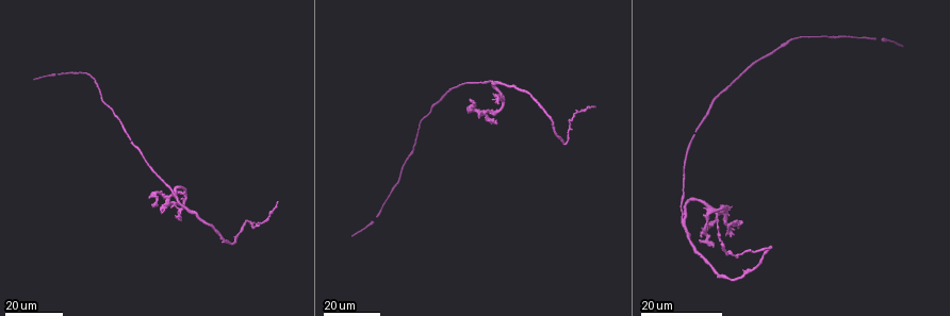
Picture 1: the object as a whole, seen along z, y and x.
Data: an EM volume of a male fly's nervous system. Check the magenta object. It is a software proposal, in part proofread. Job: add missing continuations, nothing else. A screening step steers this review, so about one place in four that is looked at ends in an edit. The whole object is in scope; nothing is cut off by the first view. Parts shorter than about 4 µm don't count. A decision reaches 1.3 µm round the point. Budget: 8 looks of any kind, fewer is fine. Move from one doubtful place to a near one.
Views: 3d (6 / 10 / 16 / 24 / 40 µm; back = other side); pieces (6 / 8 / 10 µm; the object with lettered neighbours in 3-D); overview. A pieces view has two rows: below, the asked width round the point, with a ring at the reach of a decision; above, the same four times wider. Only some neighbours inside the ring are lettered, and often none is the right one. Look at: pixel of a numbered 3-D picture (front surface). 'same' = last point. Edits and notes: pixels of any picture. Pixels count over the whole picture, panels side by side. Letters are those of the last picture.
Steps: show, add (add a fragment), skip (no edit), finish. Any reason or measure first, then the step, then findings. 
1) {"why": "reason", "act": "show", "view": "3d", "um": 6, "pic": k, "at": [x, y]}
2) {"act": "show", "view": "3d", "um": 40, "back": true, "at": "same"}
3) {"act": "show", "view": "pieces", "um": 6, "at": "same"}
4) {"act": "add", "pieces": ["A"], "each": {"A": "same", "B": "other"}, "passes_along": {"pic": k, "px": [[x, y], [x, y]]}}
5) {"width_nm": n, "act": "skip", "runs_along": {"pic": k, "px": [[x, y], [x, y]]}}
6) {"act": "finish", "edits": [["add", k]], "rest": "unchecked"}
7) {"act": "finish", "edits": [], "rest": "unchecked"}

{"why": "an open end", "act": "show", "view": "3d", "um": 24, "pic": 1, "at": [34, 77]}

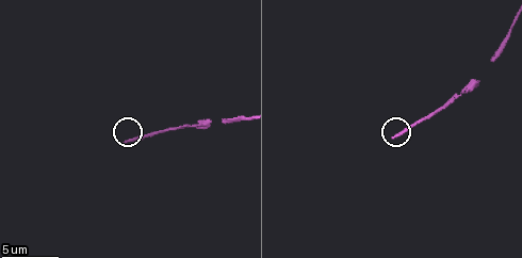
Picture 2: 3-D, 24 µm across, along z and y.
{"act": "show", "view": "pieces", "um": 6, "pic": 2, "at": [125, 143]}

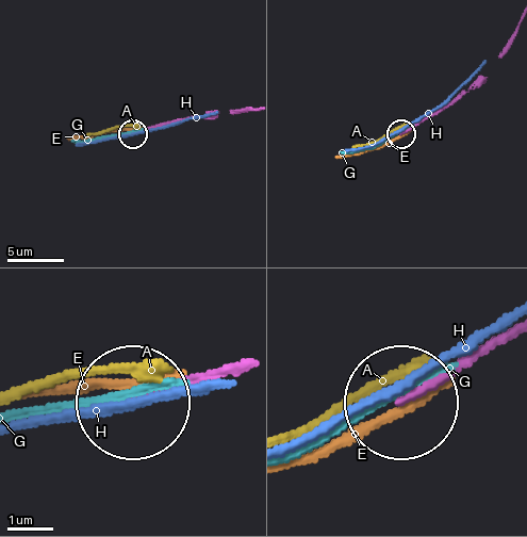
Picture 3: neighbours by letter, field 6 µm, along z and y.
{"act": "skip", "each": {"A": "other", "E": "other", "G": "other", "H": "other"}, "runs_along": {"pic": 3, "px": [[517, 32], [484, 78], [402, 131]]}, "found": "no lettered fragment goes on from it"}

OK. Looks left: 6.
{"why": "free end", "act": "show", "view": "3d", "um": 16, "pic": 1, "at": [499, 102]}

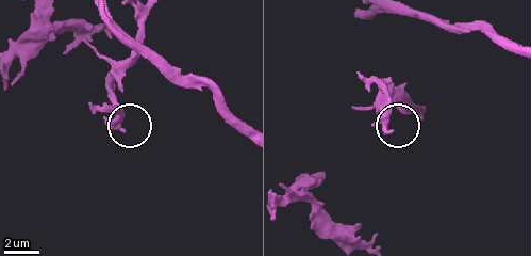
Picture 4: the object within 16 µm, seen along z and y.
{"why": "zoom in", "act": "show", "view": "3d", "um": 6, "pic": 4, "at": [389, 129]}

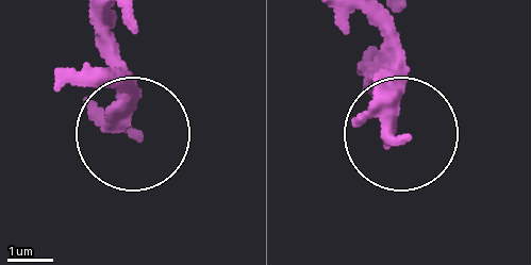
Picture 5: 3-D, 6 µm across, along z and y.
{"why": "what lies round it", "act": "show", "view": "pieces", "um": 8, "pic": 5, "at": [134, 134]}

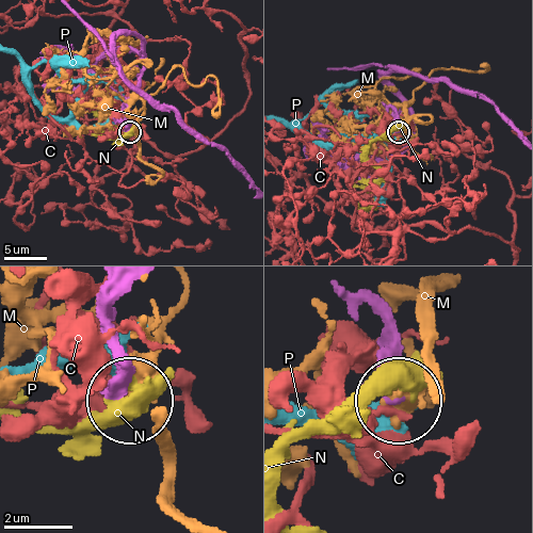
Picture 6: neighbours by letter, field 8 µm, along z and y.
{"act": "skip", "each": {"C": "other", "M": "other", "N": "other", "P": "other"}, "found": "no lettered fragment goes on from it"}

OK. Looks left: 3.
{"why": "an open end", "act": "show", "view": "3d", "um": 24, "pic": 1, "at": [466, 110]}

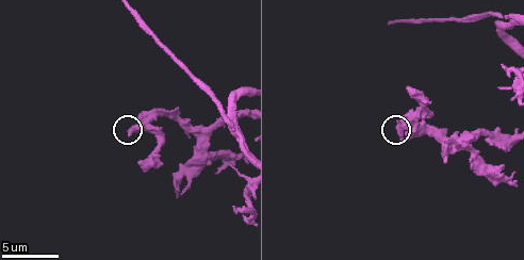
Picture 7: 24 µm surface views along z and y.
{"act": "show", "view": "pieces", "um": 8, "pic": 7, "at": [401, 138]}

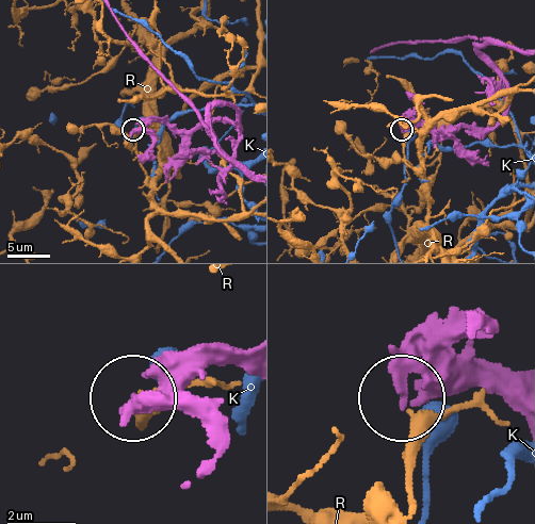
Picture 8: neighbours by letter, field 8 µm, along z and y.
{"act": "skip", "each": {"K": "other", "R": "other"}, "found": "none of them fits"}

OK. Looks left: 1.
{"act": "finish", "edits": [], "rest": "unchecked"}

